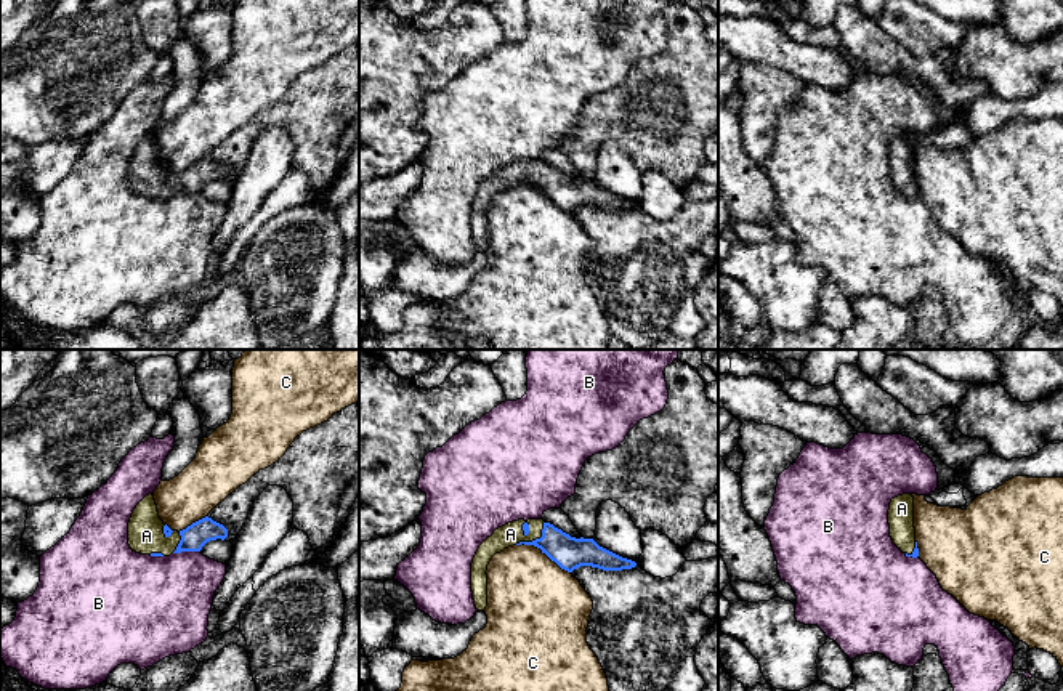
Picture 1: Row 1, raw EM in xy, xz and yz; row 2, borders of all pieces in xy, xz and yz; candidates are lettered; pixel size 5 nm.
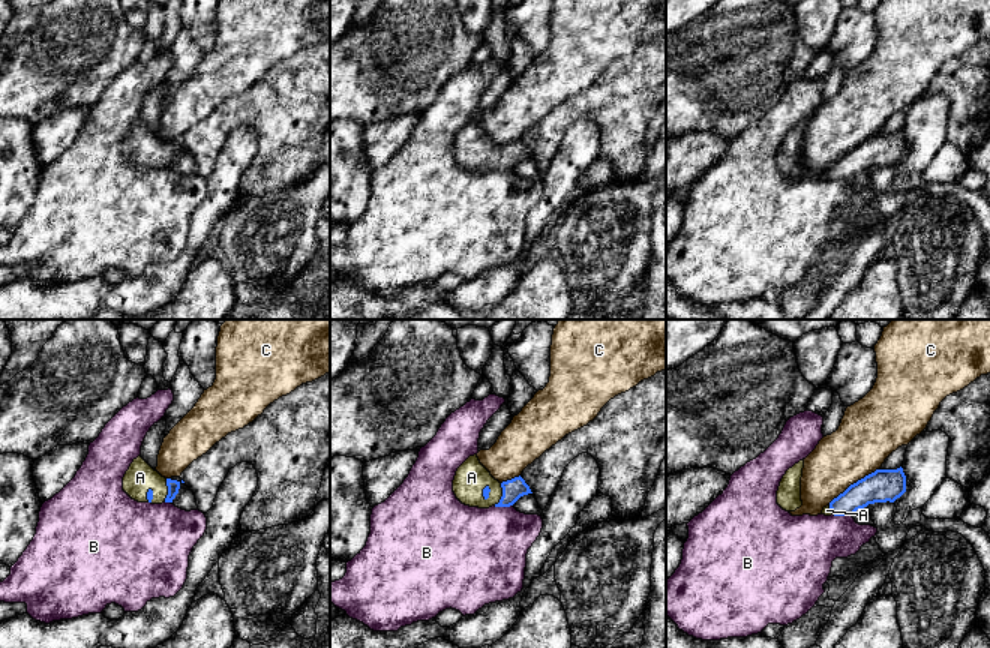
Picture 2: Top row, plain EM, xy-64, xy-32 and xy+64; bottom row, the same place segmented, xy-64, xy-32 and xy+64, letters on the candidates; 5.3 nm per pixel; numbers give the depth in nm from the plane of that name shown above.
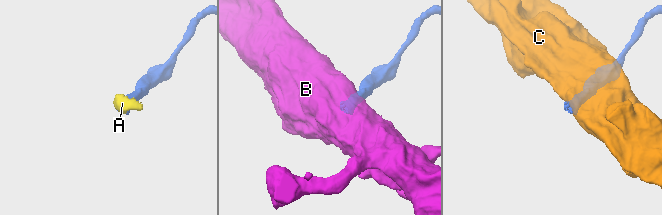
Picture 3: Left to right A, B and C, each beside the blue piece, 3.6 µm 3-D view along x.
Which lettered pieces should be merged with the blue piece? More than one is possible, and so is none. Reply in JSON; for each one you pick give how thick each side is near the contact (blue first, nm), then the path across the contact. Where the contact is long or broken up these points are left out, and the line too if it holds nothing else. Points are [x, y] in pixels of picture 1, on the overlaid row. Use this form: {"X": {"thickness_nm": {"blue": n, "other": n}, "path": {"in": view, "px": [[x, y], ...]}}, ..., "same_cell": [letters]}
{"A": {"thickness_nm": {"blue": 160, "other": 120}, "path": {"in": "xz", "px": [[569, 553], [550, 539], [536, 539], [510, 534]]}}, "same_cell": ["A"]}

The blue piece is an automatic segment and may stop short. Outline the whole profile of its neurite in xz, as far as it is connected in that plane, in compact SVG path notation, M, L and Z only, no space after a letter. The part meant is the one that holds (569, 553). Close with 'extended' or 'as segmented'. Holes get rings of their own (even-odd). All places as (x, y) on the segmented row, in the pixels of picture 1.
M518 519L494 531L478 548L471 563L471 592L476 606L475 616L465 624L441 624L420 609L398 616L393 648L412 657L454 659L470 645L475 633L487 624L487 564L495 553L513 545L534 545L561 569L572 572L580 566L603 571L622 571L637 566L593 539L576 539L544 519Z; extended

